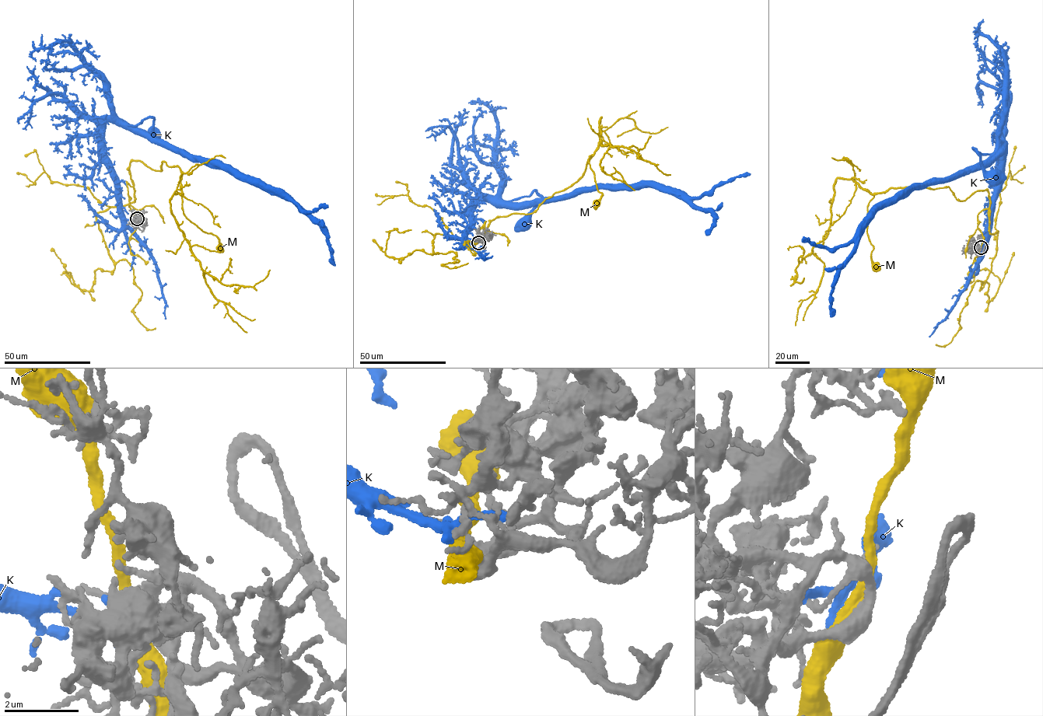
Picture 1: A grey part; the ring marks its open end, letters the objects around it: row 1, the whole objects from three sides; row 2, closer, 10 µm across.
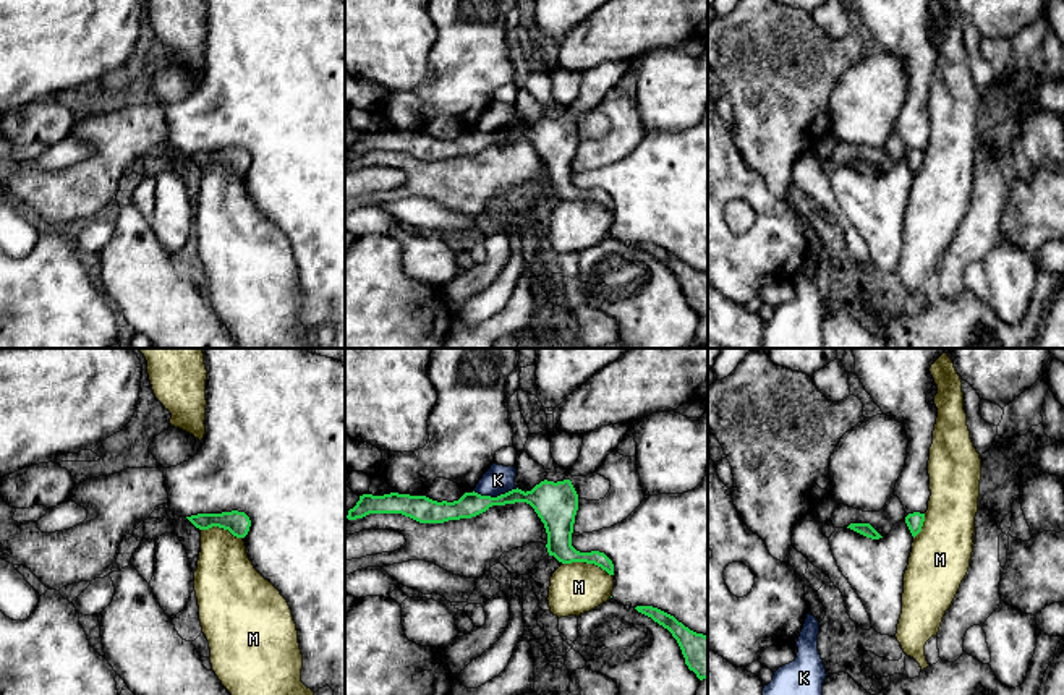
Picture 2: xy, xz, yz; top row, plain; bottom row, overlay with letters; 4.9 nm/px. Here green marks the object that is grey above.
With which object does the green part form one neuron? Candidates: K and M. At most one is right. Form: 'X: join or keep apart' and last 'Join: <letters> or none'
K: keep apart
M: keep apart
Join: none

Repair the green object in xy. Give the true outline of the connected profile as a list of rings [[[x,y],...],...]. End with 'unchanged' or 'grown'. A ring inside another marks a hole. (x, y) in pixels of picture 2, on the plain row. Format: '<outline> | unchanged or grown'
[[[238,147],[222,151],[198,151],[186,156],[199,167],[219,164],[228,167],[236,175],[245,175],[251,164],[249,154]]] | unchanged

